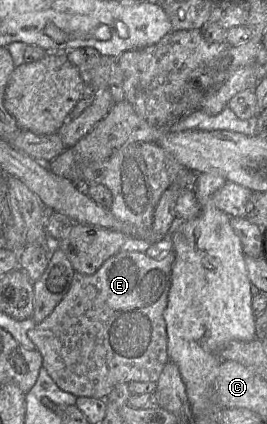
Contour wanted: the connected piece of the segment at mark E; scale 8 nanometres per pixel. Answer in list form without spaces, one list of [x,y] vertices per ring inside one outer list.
[[[120,250],[92,275],[75,272],[68,292],[52,313],[28,331],[29,339],[42,356],[42,367],[61,390],[76,397],[106,399],[118,383],[158,381],[170,361],[163,313],[168,303],[173,263],[172,251],[164,251],[154,259],[146,253]]]

